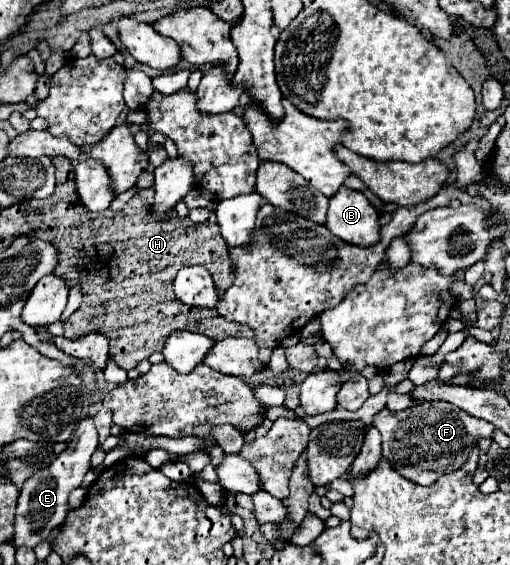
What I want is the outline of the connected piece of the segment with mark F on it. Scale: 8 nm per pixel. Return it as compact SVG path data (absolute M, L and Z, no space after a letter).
M420 402L400 412L384 408L372 424L382 434L382 456L392 462L400 476L420 486L432 486L440 476L458 470L468 460L474 442L494 432L490 422L474 418L448 402Z

